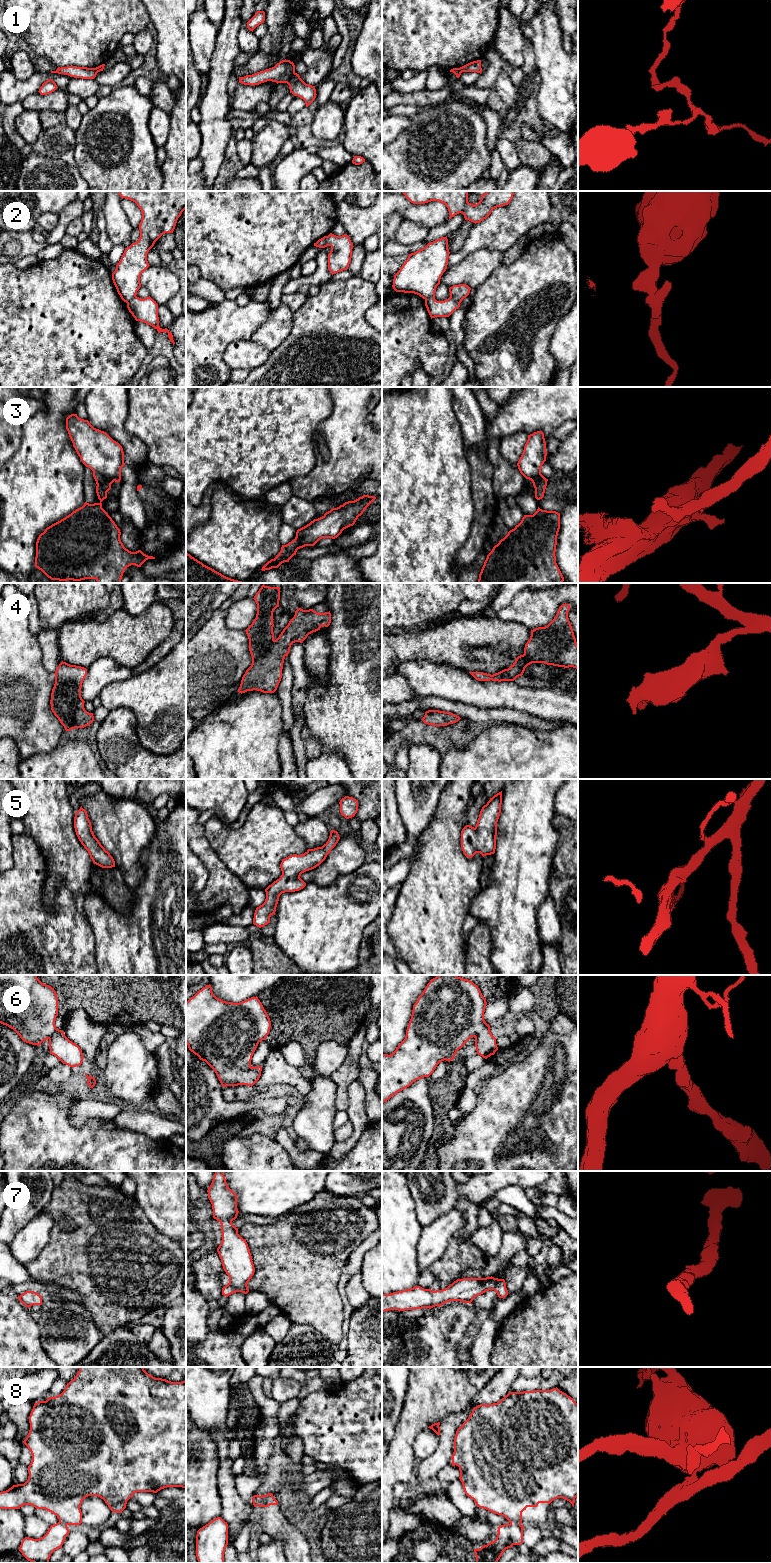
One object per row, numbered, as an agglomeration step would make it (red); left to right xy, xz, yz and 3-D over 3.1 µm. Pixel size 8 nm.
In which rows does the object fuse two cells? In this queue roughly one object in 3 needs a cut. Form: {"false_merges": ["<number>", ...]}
{"false_merges": ["1", "2", "3", "4", "8"]}

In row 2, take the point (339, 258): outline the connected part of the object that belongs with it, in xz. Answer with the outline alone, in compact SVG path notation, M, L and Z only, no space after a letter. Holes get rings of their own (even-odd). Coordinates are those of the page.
M332 233L328 235L328 246L331 251L328 254L328 269L330 273L336 274L343 270L347 270L352 258L353 243L349 236L344 234L336 236Z

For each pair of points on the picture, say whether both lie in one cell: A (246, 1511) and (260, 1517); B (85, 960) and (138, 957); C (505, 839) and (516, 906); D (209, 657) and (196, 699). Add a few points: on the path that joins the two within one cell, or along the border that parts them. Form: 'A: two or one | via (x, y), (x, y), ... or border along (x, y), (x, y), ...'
A: two | border along (254, 1508), (252, 1517)
B: two | border along (94, 935), (94, 961), (96, 964)
C: one | via (516, 856), (516, 889)
D: one | via (209, 667), (196, 681), (196, 689)

